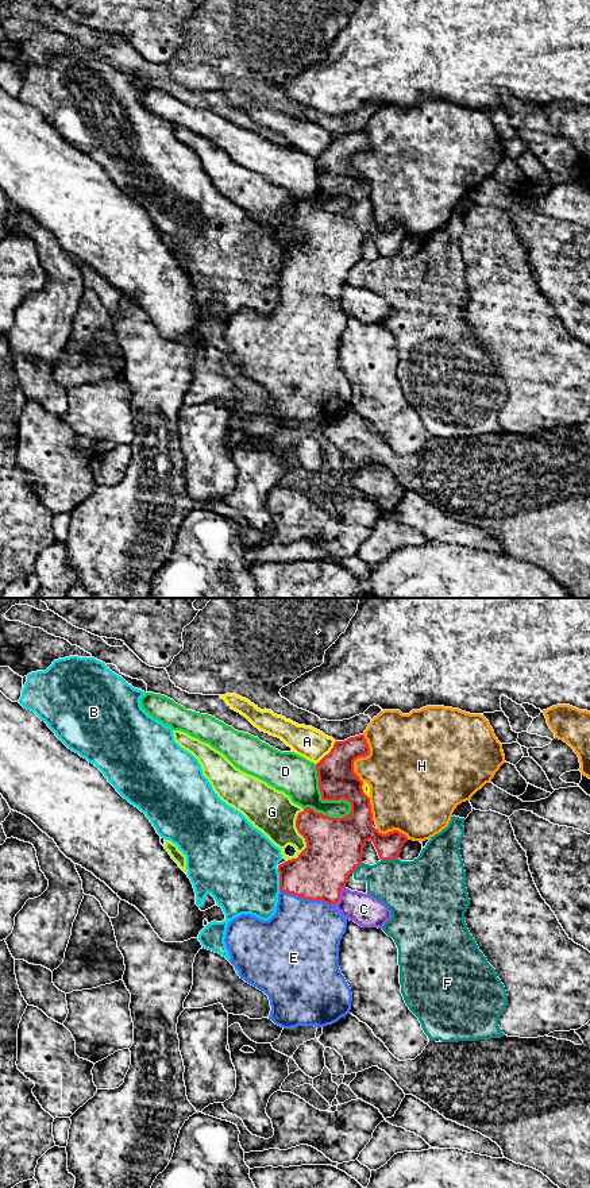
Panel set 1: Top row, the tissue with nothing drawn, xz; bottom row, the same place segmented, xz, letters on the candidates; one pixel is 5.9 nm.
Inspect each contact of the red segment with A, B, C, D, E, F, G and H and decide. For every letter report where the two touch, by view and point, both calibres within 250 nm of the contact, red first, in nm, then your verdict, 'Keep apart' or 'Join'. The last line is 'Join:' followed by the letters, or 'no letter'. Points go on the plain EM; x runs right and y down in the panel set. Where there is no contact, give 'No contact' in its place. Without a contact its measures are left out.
A: Touches red at xz (328, 149). Thickness 220 nm (red) against 190 nm. Keep apart
B: Touches red at xz (280, 274). Thickness 320 nm (red) against 440 nm. Keep apart
C: Touches red at xz (339, 290). Thickness 320 nm (red) against 190 nm. Keep apart
D: Touches red at xz (326, 195). Thickness 280 nm (red) against 240 nm. Keep apart
E: Touches red at xz (307, 293). Thickness 320 nm (red) against 440 nm. Join
F: Touches red at xz (389, 254). Thickness 180 nm (red) against 380 nm. Keep apart
G: Touches red at xz (303, 231). Thickness 340 nm (red) against 260 nm. Keep apart
H: Touches red at xz (361, 151). Thickness 220 nm (red) against 420 nm. Keep apart
Join: E

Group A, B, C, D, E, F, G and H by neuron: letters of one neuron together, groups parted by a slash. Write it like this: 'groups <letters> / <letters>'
groups A / B / C / D / E / F / G / H

